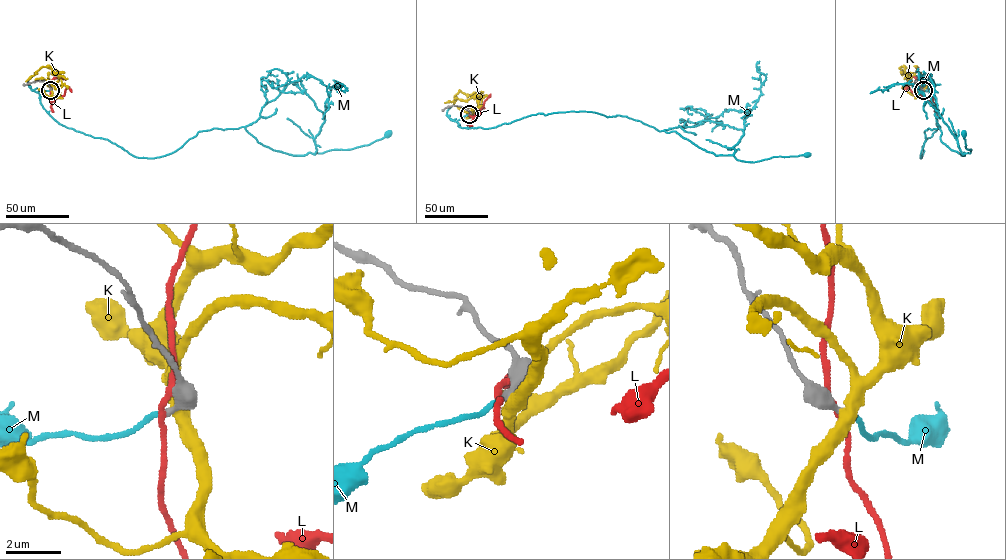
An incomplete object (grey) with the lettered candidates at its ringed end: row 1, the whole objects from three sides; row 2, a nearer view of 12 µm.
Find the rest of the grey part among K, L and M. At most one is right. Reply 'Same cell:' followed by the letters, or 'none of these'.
Same cell: M

